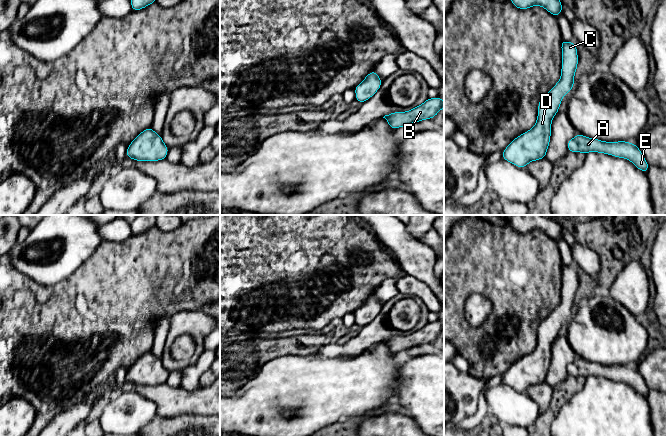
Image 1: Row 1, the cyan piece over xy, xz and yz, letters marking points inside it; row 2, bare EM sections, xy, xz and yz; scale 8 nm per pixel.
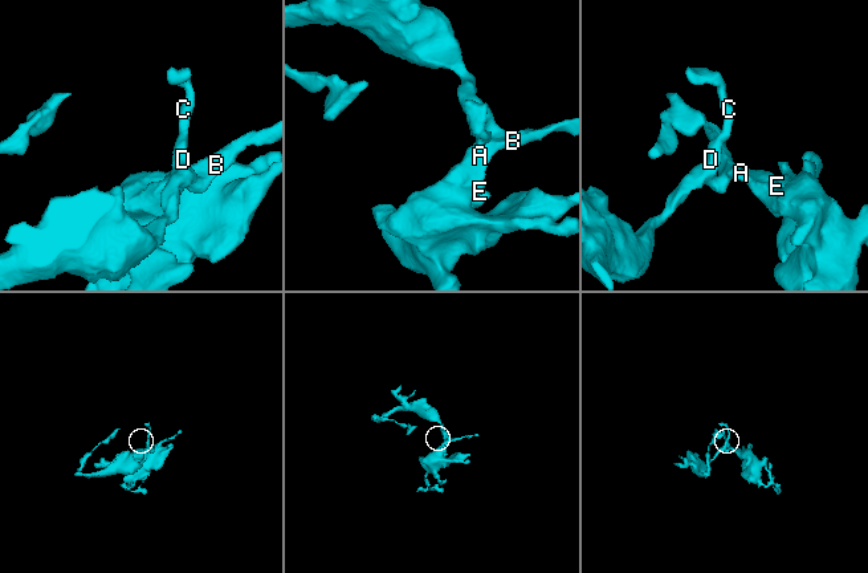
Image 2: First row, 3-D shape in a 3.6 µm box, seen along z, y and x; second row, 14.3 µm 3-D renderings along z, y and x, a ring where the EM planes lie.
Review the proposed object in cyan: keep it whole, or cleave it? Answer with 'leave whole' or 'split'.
leave whole

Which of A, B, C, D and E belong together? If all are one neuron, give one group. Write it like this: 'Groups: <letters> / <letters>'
Groups: A B C D E

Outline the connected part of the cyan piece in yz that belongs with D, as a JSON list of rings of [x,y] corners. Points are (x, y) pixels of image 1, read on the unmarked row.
[[[562,263],[561,302],[538,327],[538,340],[534,351],[517,360],[502,377],[502,383],[517,391],[526,392],[531,385],[546,381],[551,361],[551,347],[558,337],[562,322],[574,310],[578,290],[577,270]]]

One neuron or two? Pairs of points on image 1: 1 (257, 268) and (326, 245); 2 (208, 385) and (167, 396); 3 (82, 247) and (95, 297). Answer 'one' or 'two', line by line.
1: one
2: one
3: two

